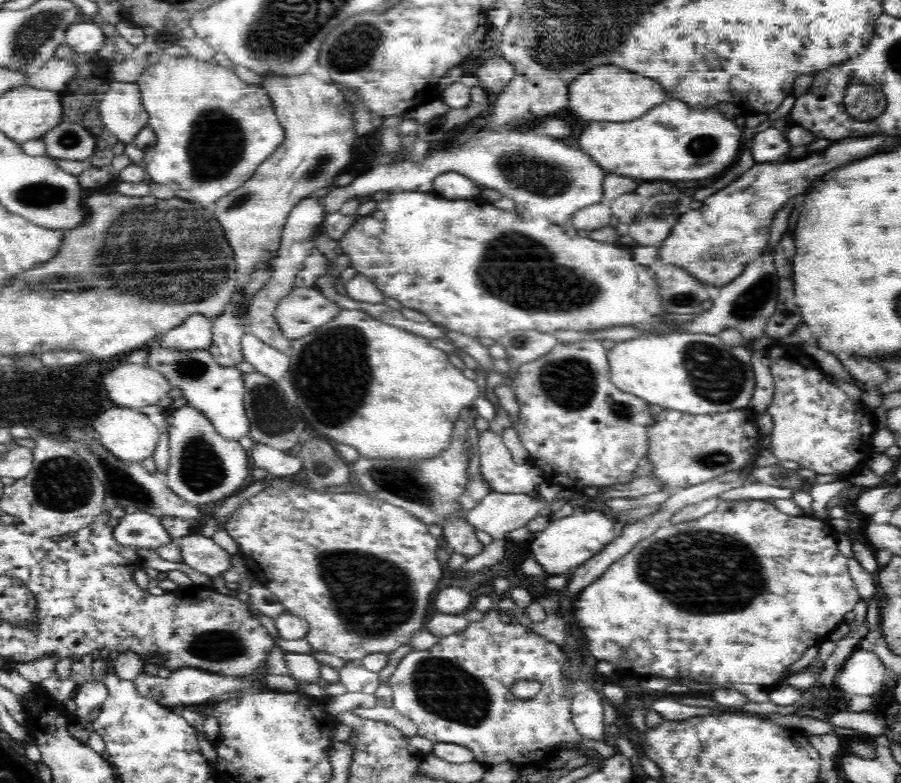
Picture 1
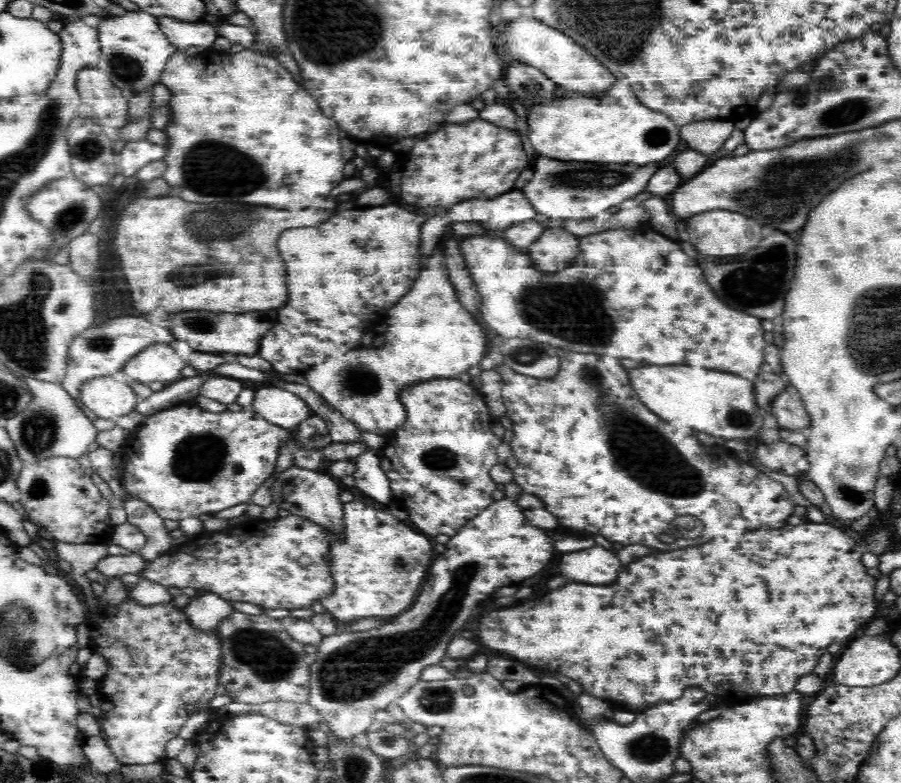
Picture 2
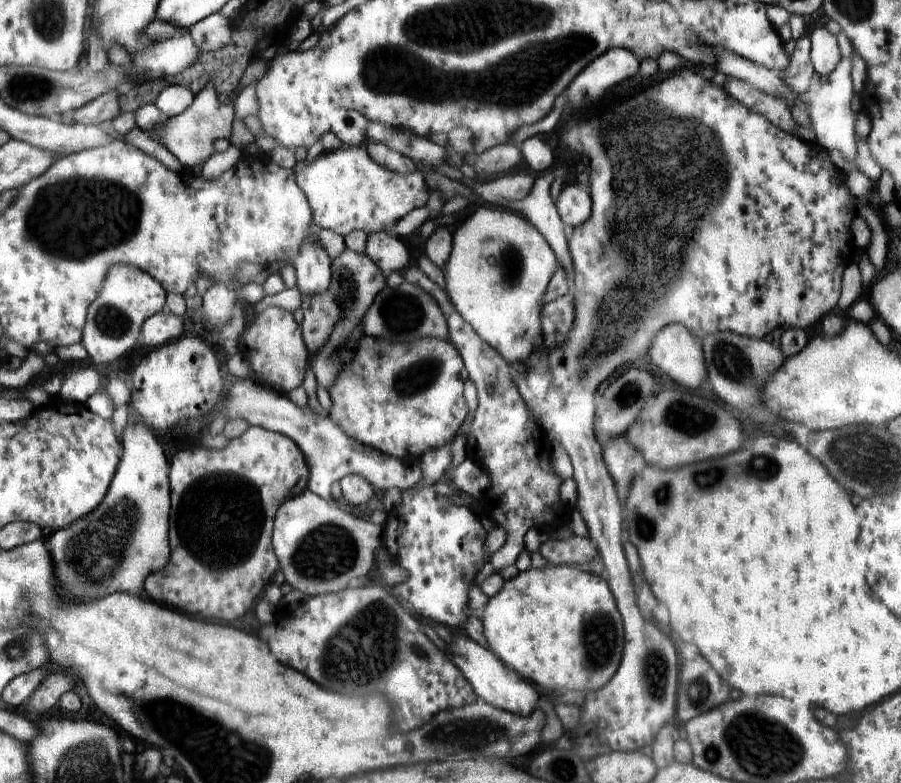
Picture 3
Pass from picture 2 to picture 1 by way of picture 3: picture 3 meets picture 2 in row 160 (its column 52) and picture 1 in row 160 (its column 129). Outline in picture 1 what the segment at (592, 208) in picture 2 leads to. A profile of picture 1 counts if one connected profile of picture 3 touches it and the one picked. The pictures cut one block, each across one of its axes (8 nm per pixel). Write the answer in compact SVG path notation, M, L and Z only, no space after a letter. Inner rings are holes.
M523 130L490 132L490 134L482 134L478 138L472 138L472 141L466 142L464 146L457 147L456 150L448 150L446 154L442 154L442 152L430 154L424 162L417 162L418 164L414 164L412 160L403 160L400 164L381 164L378 168L374 168L372 172L354 178L347 186L334 187L328 190L320 198L325 212L327 214L339 212L347 200L356 197L366 198L366 194L374 194L376 190L394 190L394 192L396 190L412 190L412 192L420 190L420 192L431 192L435 176L450 170L460 172L460 174L471 178L484 188L498 190L502 196L511 198L517 204L523 205L526 210L530 210L530 212L536 212L536 214L540 212L540 214L552 218L552 222L556 222L556 224L568 222L577 210L592 204L606 202L606 200L602 200L602 194L604 194L602 186L608 172L604 172L600 166L596 166L596 162L588 154L581 152L578 148L568 146L561 140L550 137L550 135L541 135Z

